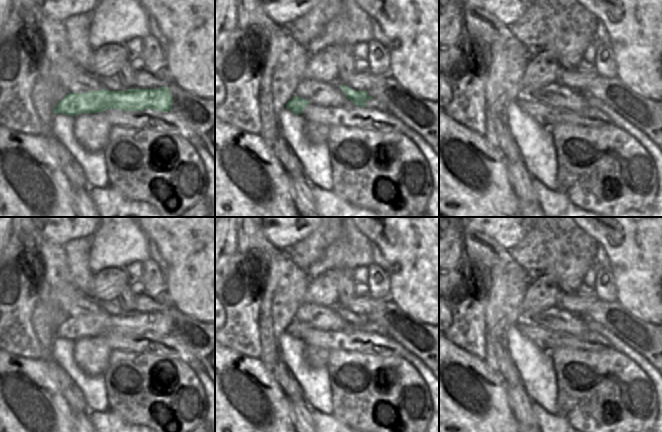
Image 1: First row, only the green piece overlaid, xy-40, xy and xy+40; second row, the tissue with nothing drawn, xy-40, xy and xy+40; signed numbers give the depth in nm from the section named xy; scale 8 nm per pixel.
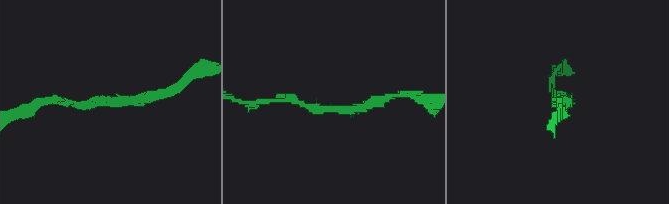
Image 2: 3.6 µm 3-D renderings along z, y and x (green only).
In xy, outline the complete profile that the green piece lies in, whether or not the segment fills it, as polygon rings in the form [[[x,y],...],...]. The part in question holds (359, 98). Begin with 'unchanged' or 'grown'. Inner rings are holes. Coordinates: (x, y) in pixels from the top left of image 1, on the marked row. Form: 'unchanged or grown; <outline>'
unchanged; [[[339,85],[346,97],[355,105],[360,107],[366,107],[366,102],[369,99],[373,99],[366,91],[355,91],[345,85]]]

